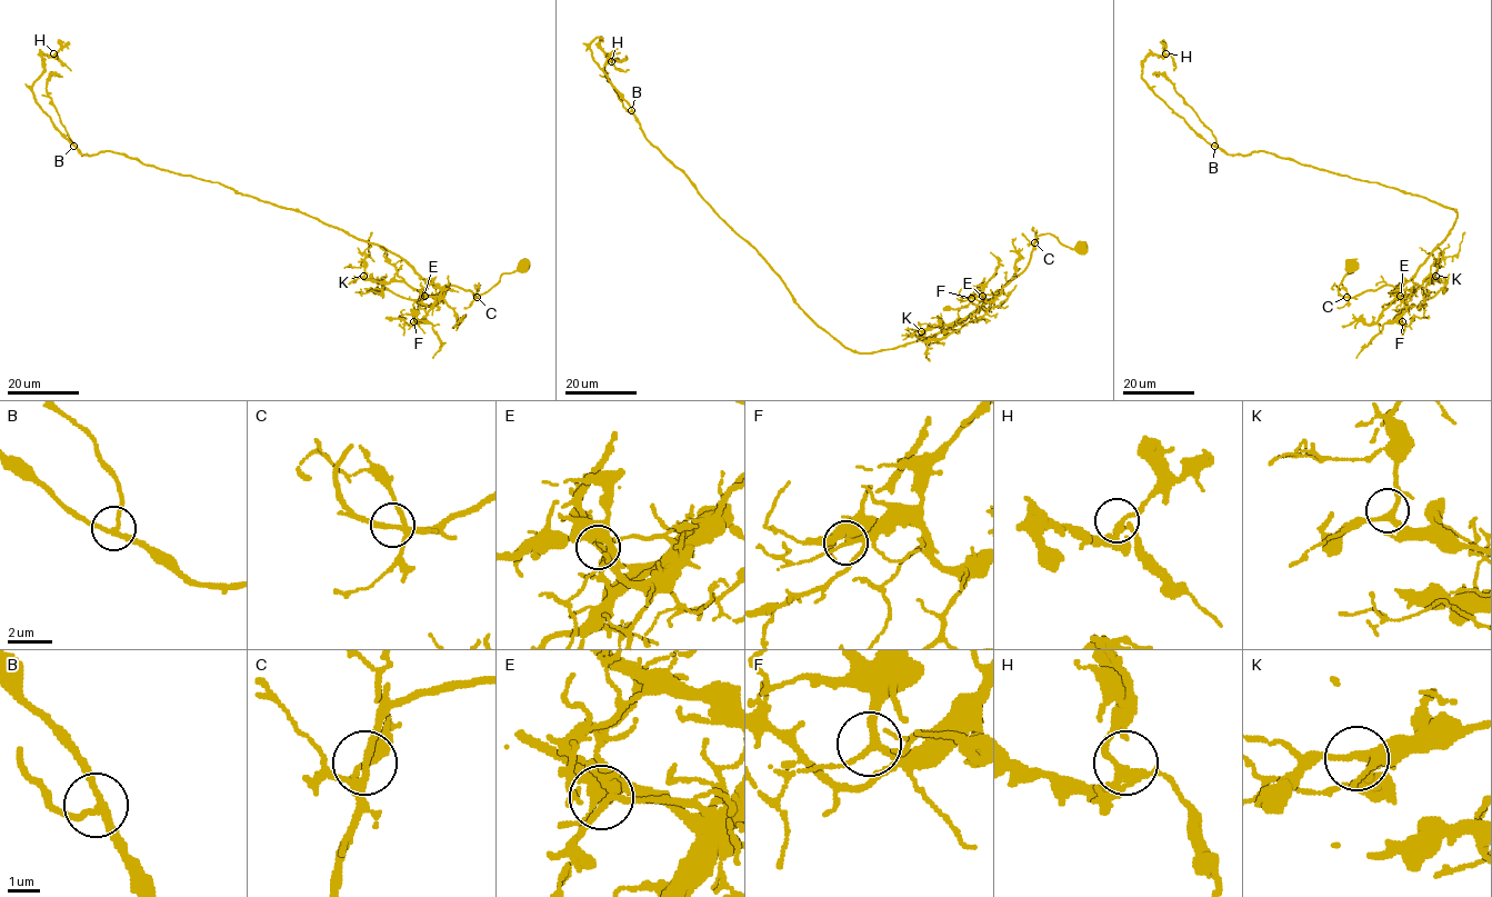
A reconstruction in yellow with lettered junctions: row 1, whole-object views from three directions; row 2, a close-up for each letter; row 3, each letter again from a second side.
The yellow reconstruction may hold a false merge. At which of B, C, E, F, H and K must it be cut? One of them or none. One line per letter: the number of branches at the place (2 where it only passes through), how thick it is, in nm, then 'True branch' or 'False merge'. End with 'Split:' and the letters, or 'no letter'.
B: Branches: 3. Thickness 200 nm. True branch
C: Branches: 4. Thickness 200 nm. True branch
E: Branches: 3. Thickness 190 nm. True branch
F: Branches: 4. Thickness 200 nm. True branch
H: Branches: 3. Thickness 200 nm. True branch
K: Branches: 4. Thickness 220 nm. True branch
Split: no letter

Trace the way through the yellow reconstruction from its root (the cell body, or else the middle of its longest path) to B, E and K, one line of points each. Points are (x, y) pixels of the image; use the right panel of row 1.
B: (1352, 267), (1338, 288), (1344, 297), (1403, 285), (1448, 236), (1457, 212), (1270, 152), (1228, 155), (1214, 146)
E: (1352, 267), (1355, 267), (1338, 288), (1341, 295), (1354, 297), (1391, 286), (1400, 296)
K: (1352, 267), (1355, 267), (1338, 288), (1344, 297), (1391, 286), (1403, 298), (1424, 280), (1430, 282), (1435, 276)

